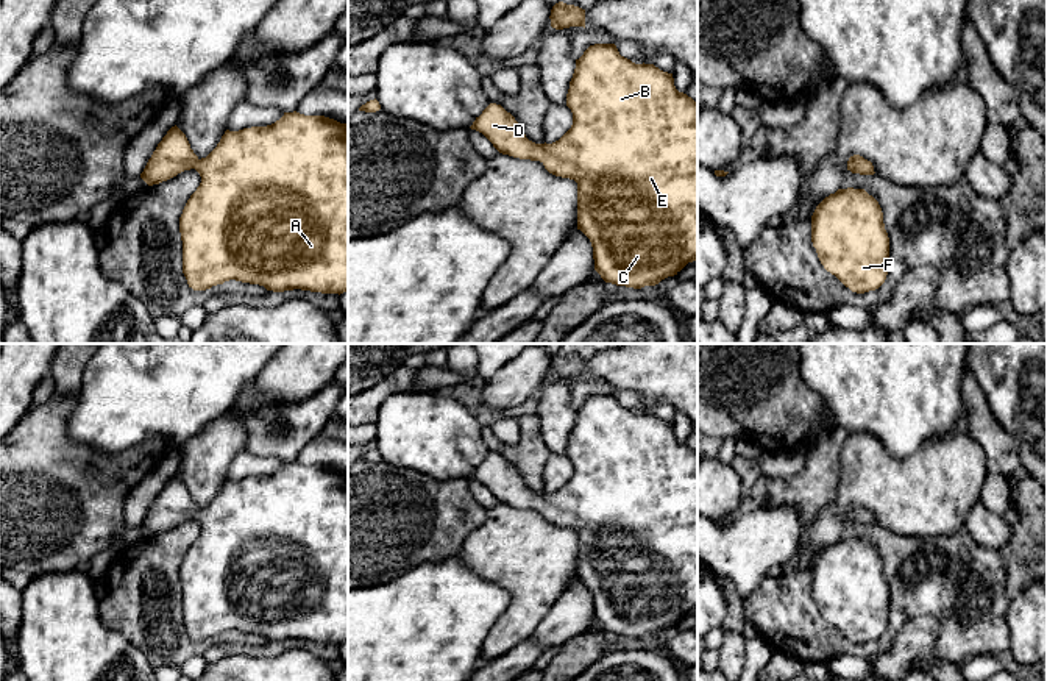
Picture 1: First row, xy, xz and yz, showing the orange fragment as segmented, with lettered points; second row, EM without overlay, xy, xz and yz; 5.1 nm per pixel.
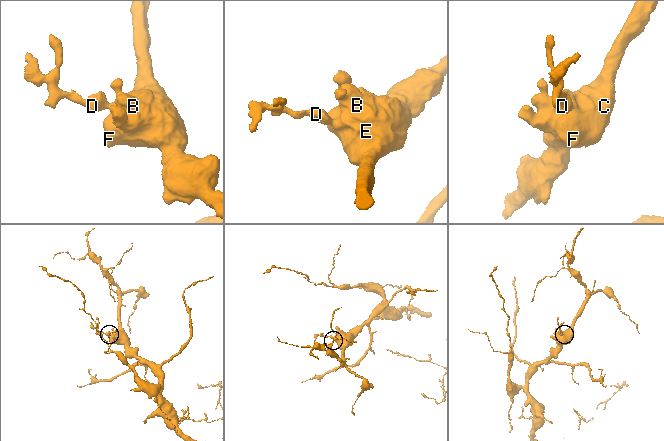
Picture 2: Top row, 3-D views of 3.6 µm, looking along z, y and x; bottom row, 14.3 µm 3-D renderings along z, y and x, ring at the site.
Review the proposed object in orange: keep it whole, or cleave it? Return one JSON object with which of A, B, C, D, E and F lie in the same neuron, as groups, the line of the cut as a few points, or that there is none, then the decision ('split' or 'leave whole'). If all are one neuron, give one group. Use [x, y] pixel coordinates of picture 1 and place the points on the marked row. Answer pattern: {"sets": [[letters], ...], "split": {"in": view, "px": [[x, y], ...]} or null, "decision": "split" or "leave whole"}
{"sets": [["A", "B", "C", "D", "E", "F"]], "split": null, "decision": "leave whole"}

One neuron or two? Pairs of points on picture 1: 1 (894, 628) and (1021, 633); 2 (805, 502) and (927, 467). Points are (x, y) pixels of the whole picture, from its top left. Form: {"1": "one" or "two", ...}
{"1": "two", "2": "two"}

